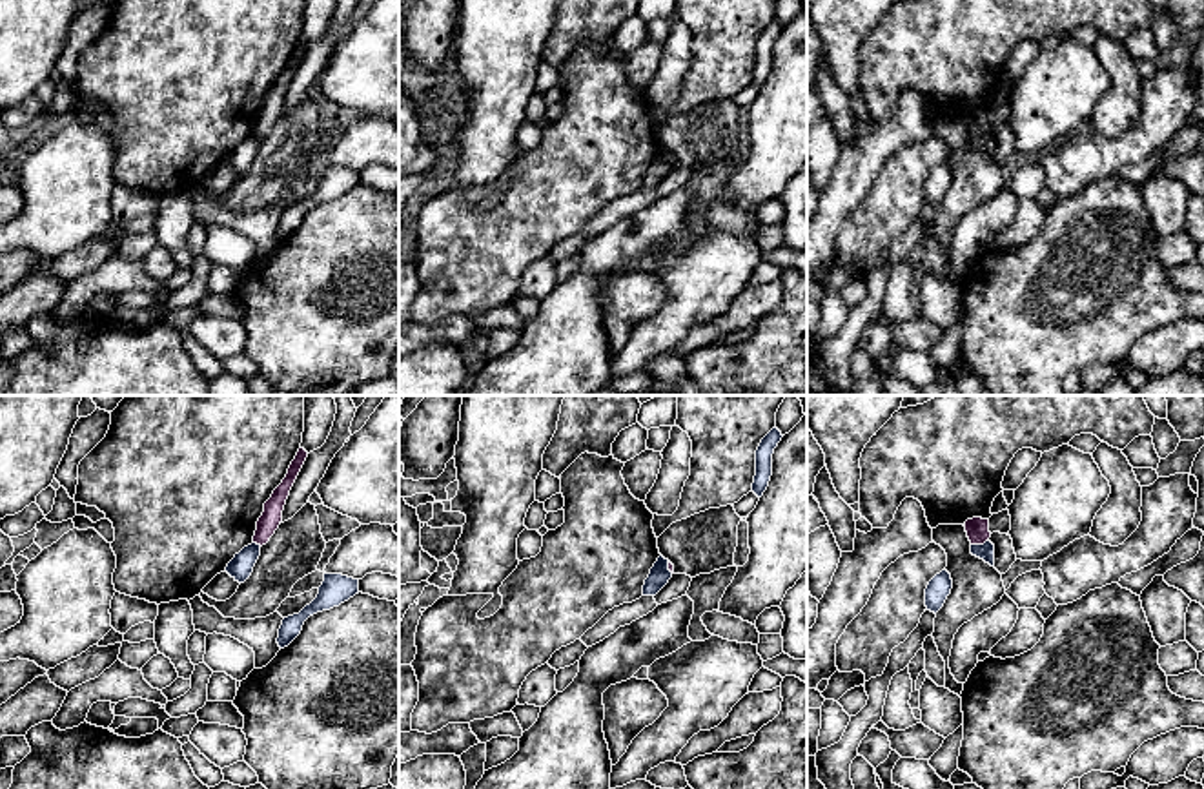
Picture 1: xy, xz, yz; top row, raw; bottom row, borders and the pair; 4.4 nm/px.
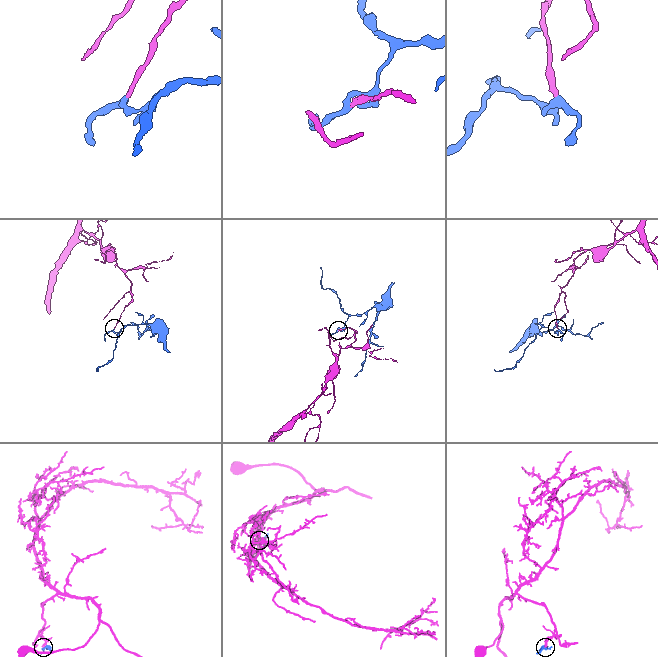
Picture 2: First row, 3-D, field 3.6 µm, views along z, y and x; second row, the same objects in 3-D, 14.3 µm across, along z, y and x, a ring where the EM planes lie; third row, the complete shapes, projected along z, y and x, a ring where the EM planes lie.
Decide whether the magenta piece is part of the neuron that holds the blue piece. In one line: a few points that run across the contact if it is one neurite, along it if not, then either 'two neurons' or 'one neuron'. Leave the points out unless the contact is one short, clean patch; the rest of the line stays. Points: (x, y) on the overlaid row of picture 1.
yz (988, 540), (971, 545) | two neurons

